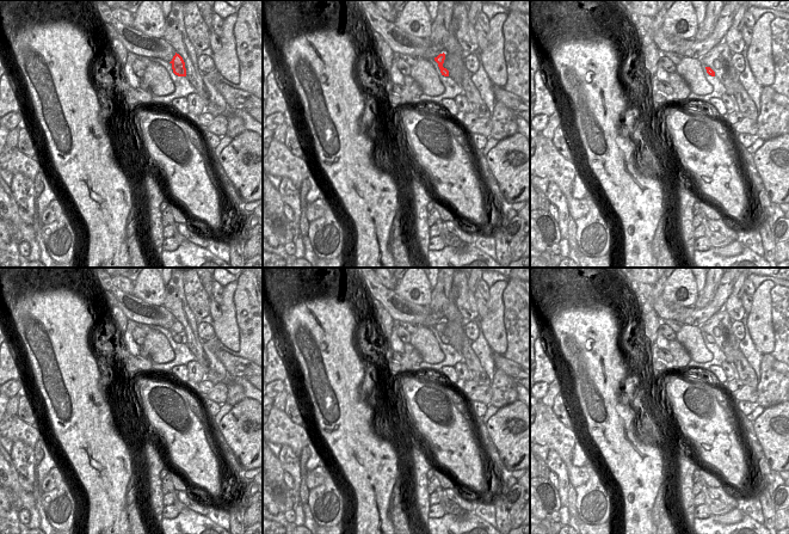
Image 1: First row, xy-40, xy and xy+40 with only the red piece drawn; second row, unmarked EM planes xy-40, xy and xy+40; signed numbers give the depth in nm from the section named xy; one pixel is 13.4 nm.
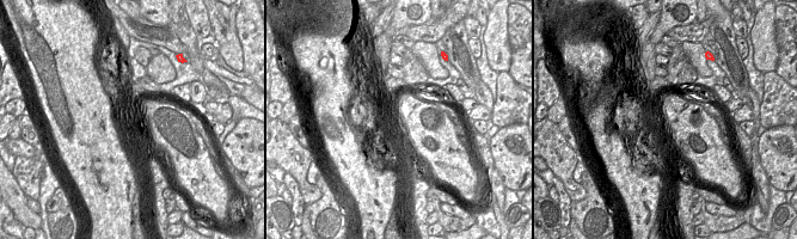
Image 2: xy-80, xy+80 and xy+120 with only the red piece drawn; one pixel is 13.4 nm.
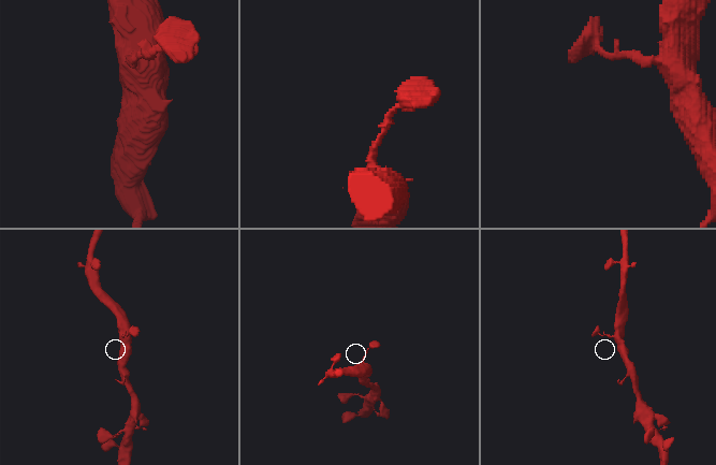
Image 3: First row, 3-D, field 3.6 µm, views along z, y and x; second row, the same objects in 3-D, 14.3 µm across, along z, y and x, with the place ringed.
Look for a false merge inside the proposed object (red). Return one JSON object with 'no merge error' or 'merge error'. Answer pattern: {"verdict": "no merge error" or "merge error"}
{"verdict": "no merge error"}

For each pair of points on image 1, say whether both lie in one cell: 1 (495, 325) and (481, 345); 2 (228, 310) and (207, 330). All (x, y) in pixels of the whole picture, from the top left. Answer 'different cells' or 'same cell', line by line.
1: different cells
2: different cells

